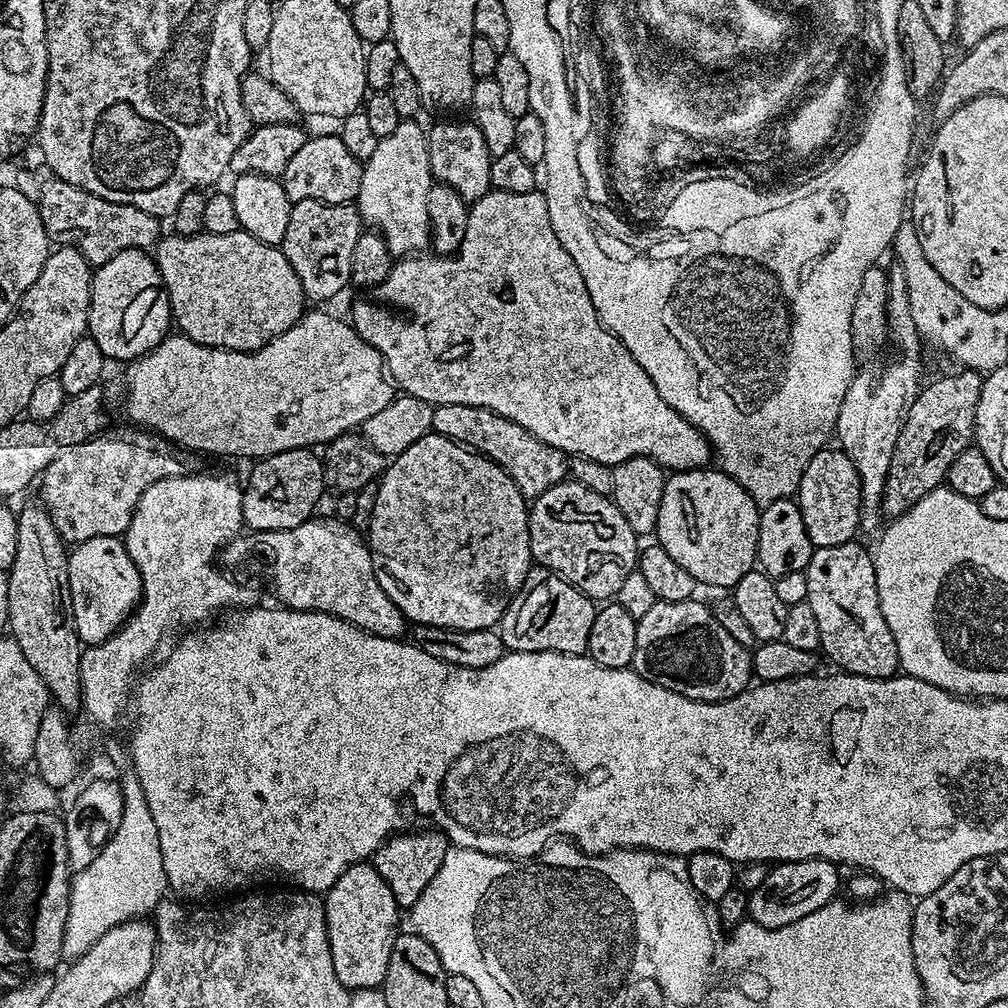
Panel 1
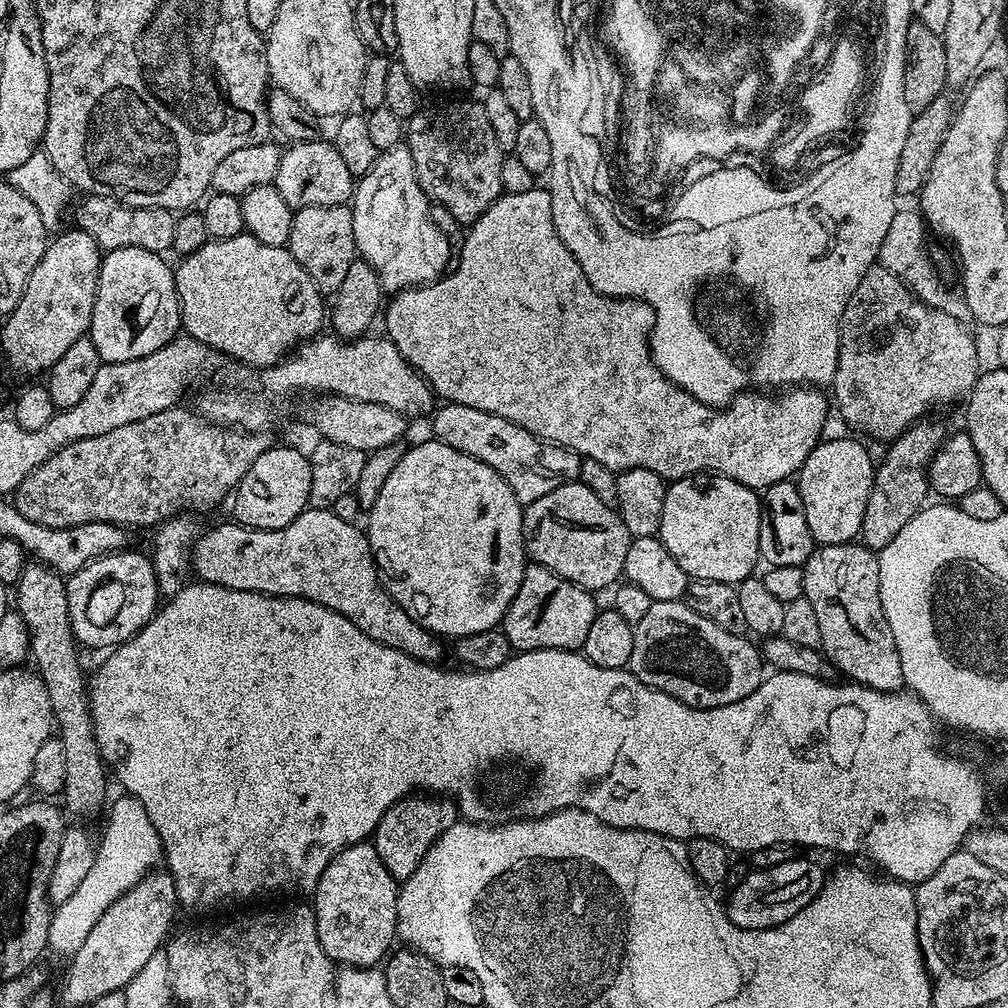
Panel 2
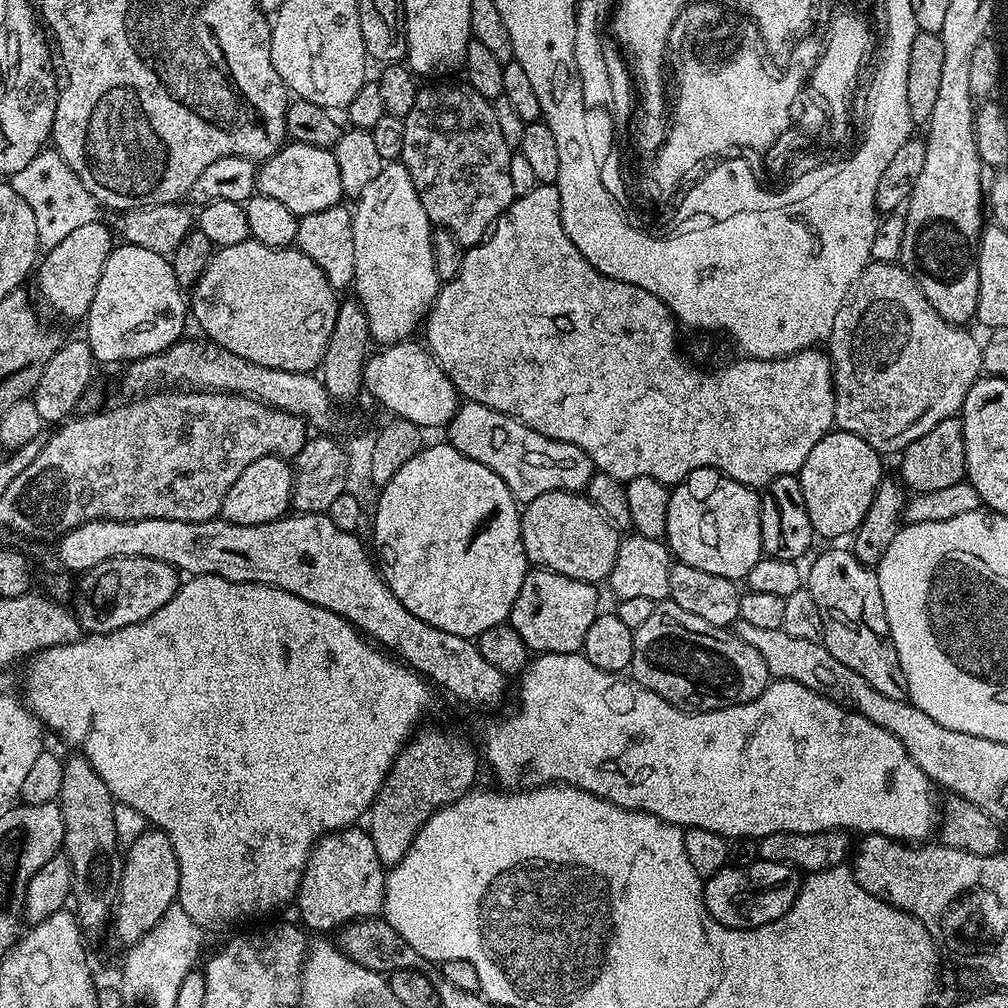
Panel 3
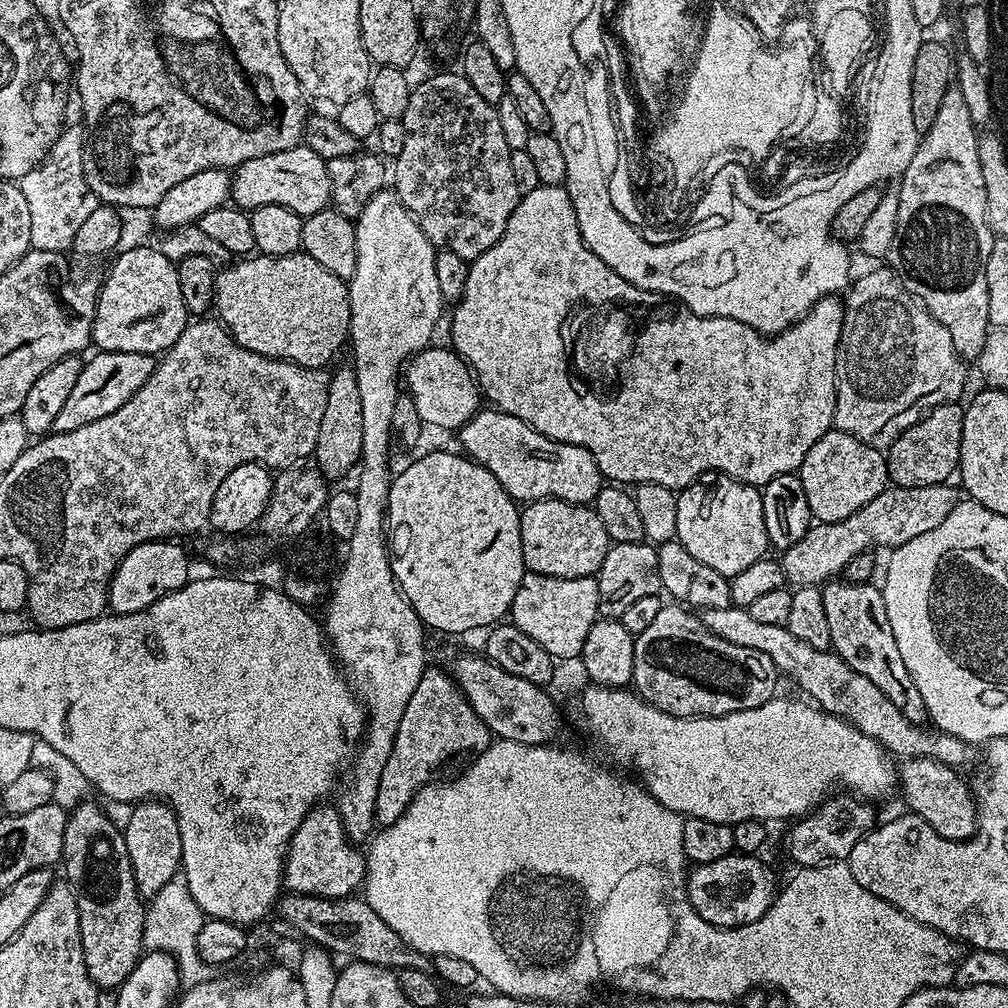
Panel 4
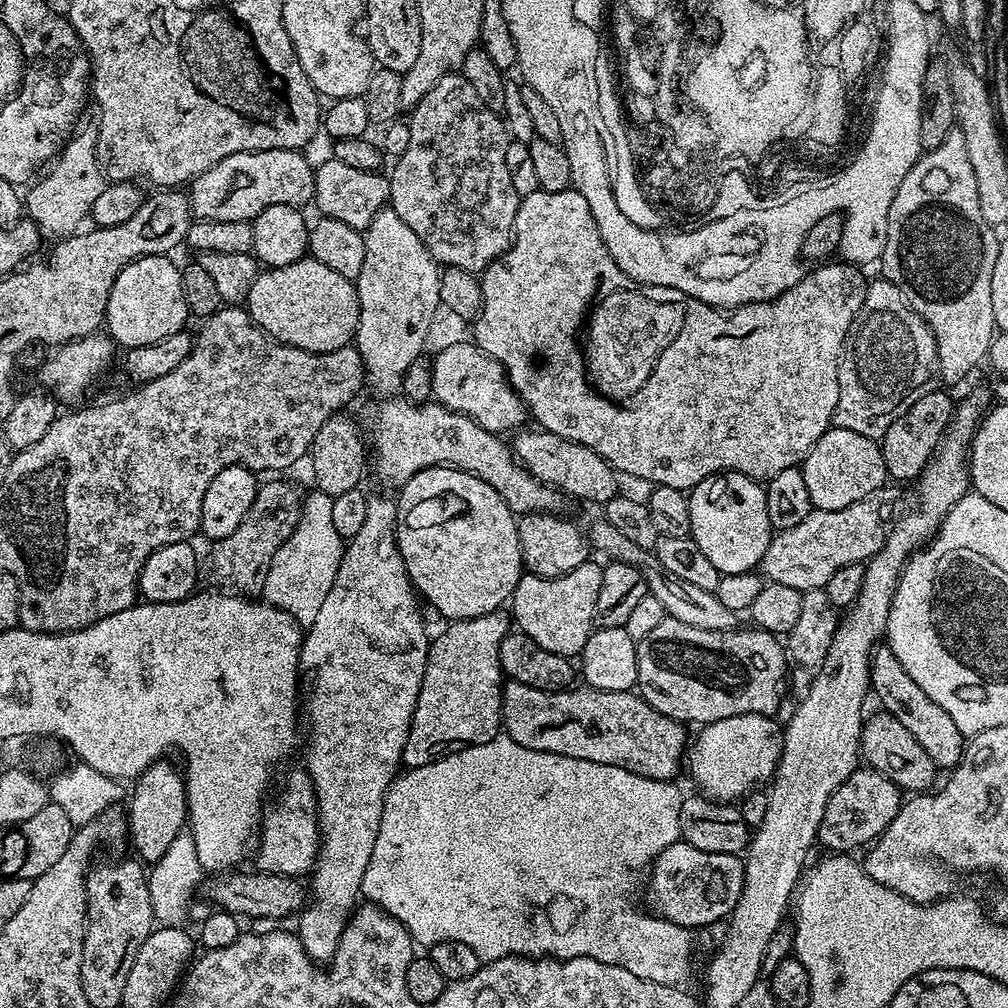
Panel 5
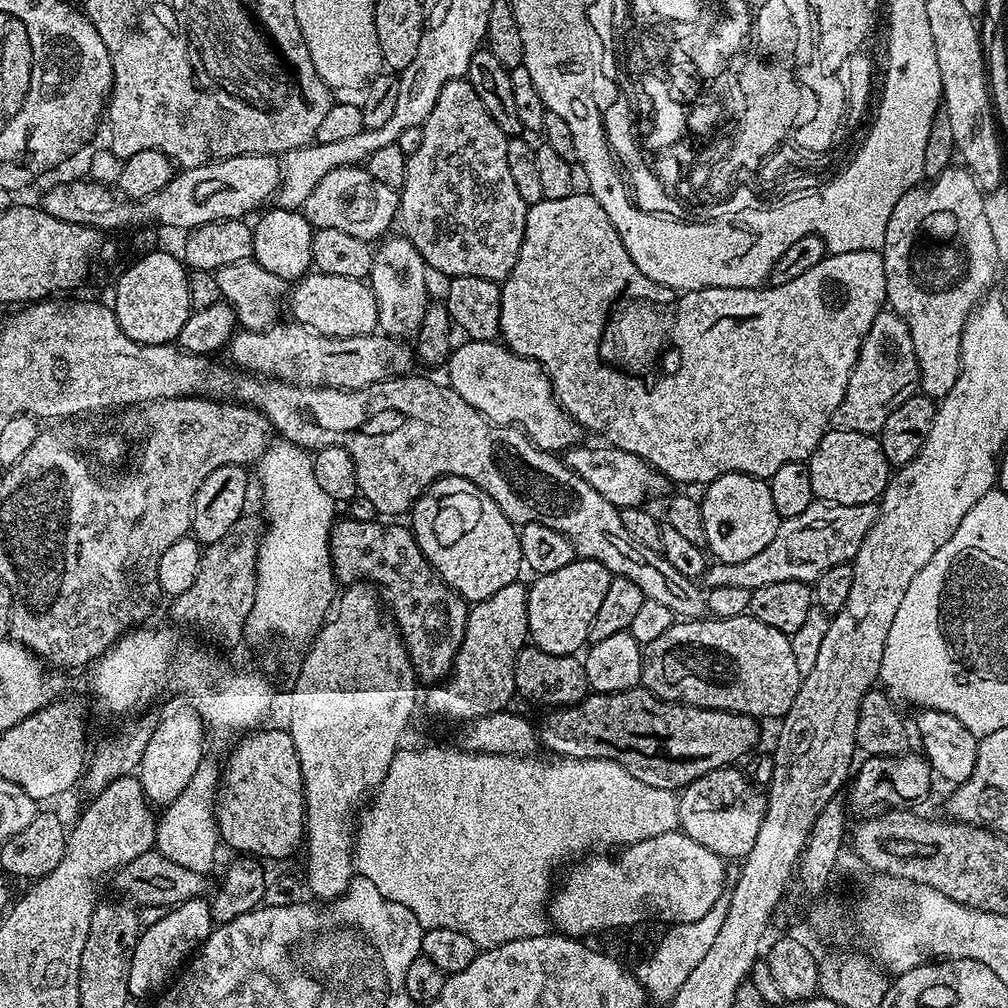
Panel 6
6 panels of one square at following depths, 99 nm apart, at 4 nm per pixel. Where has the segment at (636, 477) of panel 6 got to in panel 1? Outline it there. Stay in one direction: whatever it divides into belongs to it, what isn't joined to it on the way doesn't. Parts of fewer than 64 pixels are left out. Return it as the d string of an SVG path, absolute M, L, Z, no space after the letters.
M438 404L432 410L432 432L438 436L448 436L456 443L471 448L481 456L492 460L506 474L510 474L518 490L526 498L535 498L550 486L561 484L569 475L569 457L562 450L534 438L518 422L510 422L510 418L502 418L482 406L462 406L461 404Z

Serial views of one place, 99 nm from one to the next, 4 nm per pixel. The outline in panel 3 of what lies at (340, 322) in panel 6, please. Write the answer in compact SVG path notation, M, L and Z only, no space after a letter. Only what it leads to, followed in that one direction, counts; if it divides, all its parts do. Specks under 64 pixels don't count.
M251 238L238 242L238 246L213 251L210 266L190 290L191 319L196 319L207 339L230 354L238 354L238 358L246 358L246 362L287 372L315 373L323 365L339 309L337 289L326 282L326 274L304 252L295 246L271 248Z

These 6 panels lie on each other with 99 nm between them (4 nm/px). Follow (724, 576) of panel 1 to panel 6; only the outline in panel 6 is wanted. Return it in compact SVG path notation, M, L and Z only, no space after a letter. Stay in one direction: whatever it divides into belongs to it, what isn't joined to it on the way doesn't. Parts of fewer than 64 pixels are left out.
M727 472L707 485L703 492L700 509L706 526L706 548L717 561L746 562L746 558L754 558L754 554L774 542L782 517L774 510L767 479Z

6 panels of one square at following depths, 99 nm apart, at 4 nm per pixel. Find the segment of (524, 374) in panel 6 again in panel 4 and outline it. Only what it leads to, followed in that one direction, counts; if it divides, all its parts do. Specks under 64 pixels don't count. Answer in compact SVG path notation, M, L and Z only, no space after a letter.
M451 347L424 348L417 356L408 361L402 380L406 385L407 395L414 398L418 409L418 418L429 428L452 428L458 430L471 416L482 408L480 385L468 363Z

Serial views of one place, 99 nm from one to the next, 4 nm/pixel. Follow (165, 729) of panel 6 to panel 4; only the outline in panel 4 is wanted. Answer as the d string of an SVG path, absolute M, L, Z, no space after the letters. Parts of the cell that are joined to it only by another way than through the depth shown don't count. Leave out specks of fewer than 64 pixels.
M141 800L133 807L130 822L126 822L122 831L140 895L144 898L154 897L182 868L182 834L178 834L178 818L165 801Z

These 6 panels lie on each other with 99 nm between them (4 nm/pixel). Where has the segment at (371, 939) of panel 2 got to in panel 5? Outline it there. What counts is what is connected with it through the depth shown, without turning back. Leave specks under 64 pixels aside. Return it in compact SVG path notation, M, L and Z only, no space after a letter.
M307 771L292 772L285 778L280 801L276 808L271 808L262 816L255 867L261 872L279 876L307 877L316 867L316 856L320 853L320 816L314 786Z

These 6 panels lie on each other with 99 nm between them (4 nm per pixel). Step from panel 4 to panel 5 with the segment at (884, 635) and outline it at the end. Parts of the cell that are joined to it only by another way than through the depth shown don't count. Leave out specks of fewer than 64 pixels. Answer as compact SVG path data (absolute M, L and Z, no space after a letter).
M887 646L877 647L874 653L870 688L874 696L880 699L879 707L898 718L898 722L902 722L902 726L906 726L906 730L918 738L918 746L930 754L937 769L951 770L963 760L966 733L958 730L954 718L950 718L950 714L942 710L942 706L938 706L938 702L934 702L934 698L930 698L930 694L926 694L926 690L922 690L914 678L910 678L910 674L906 674L892 649Z

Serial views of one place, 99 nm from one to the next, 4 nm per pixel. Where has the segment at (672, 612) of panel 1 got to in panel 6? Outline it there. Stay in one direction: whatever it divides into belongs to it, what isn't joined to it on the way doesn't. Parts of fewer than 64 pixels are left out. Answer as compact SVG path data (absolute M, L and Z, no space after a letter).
M731 616L725 620L719 618L697 618L694 620L681 619L673 622L670 630L665 630L654 642L643 645L644 661L642 662L642 674L640 684L647 688L658 698L663 700L673 700L675 704L689 704L695 708L713 708L714 710L726 710L727 712L738 712L747 716L765 718L764 716L776 716L783 718L790 710L790 705L794 703L794 694L798 694L800 689L801 674L797 664L794 663L794 650L792 649L792 637L782 630L774 630L774 626L766 626L766 622L758 622L758 618L749 616Z

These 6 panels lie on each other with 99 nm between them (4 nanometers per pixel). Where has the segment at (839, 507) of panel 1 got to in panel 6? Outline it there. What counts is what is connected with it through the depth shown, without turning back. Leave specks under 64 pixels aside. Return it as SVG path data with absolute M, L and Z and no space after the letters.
M836 428L825 432L806 461L813 497L826 504L858 506L876 504L890 479L890 465L879 439L867 432Z

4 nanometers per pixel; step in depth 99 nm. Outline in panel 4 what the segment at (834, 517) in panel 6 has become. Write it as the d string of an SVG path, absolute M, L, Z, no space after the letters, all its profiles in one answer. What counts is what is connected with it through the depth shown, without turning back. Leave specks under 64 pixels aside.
M951 483L913 488L889 486L882 494L878 494L878 498L874 498L874 502L850 514L850 518L842 518L842 522L813 523L808 533L794 542L794 546L783 549L785 581L792 586L823 585L839 577L846 562L858 554L884 547L891 550L910 542L910 538L918 538L918 534L934 530L934 526L946 522L950 510L954 510L954 506L962 499L961 493L956 493L952 487Z

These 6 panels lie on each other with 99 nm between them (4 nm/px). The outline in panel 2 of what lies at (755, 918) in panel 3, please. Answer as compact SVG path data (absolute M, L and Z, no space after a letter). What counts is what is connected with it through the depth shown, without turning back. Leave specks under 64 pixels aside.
M791 858L781 865L749 871L748 877L737 888L727 893L726 911L730 922L739 928L762 930L785 924L798 910L802 910L822 890L826 868L812 860Z

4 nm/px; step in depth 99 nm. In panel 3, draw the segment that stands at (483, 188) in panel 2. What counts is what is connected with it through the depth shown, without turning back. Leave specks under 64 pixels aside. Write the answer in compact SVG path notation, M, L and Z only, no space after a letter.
M440 82L437 88L421 87L414 98L410 114L403 116L406 139L402 142L400 160L414 182L414 190L426 210L428 219L437 229L454 234L462 245L480 244L492 231L496 219L516 199L514 185L510 182L510 158L513 149L506 146L493 101L482 98L467 86L455 88L452 82Z

